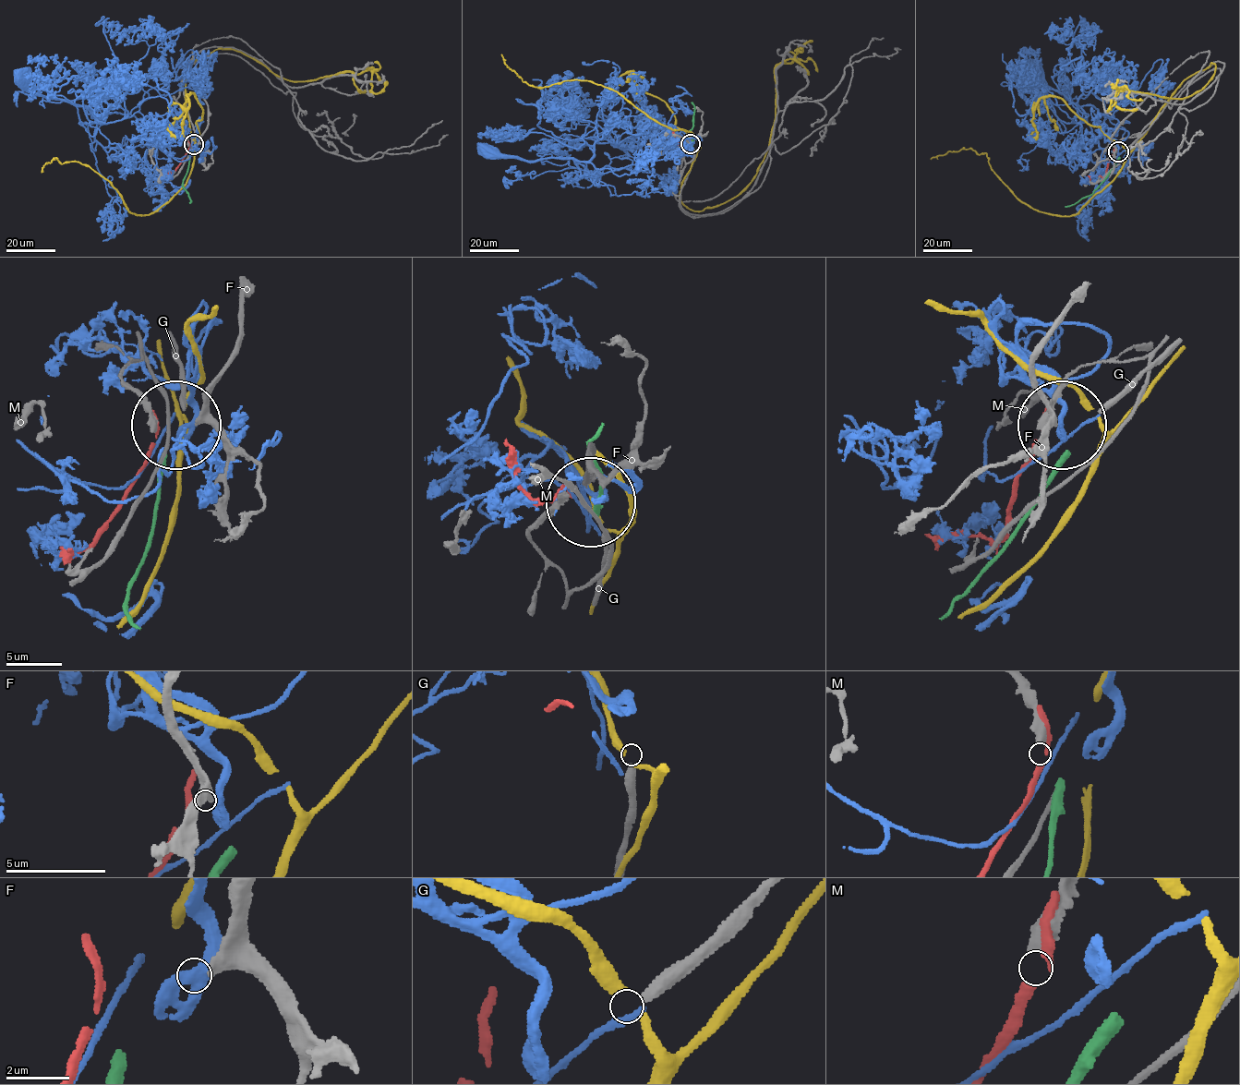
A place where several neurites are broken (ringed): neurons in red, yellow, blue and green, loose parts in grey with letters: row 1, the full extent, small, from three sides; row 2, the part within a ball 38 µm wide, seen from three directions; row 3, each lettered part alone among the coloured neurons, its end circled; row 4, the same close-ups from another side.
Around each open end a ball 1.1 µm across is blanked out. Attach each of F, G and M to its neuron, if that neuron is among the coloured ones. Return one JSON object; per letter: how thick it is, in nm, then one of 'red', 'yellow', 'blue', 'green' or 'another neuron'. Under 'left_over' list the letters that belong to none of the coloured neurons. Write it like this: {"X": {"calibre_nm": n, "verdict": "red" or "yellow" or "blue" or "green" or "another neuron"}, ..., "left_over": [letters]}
{"F": {"calibre_nm": 360, "verdict": "another neuron"}, "G": {"calibre_nm": 360, "verdict": "another neuron"}, "M": {"calibre_nm": 550, "verdict": "another neuron"}, "left_over": ["F", "G", "M"]}

